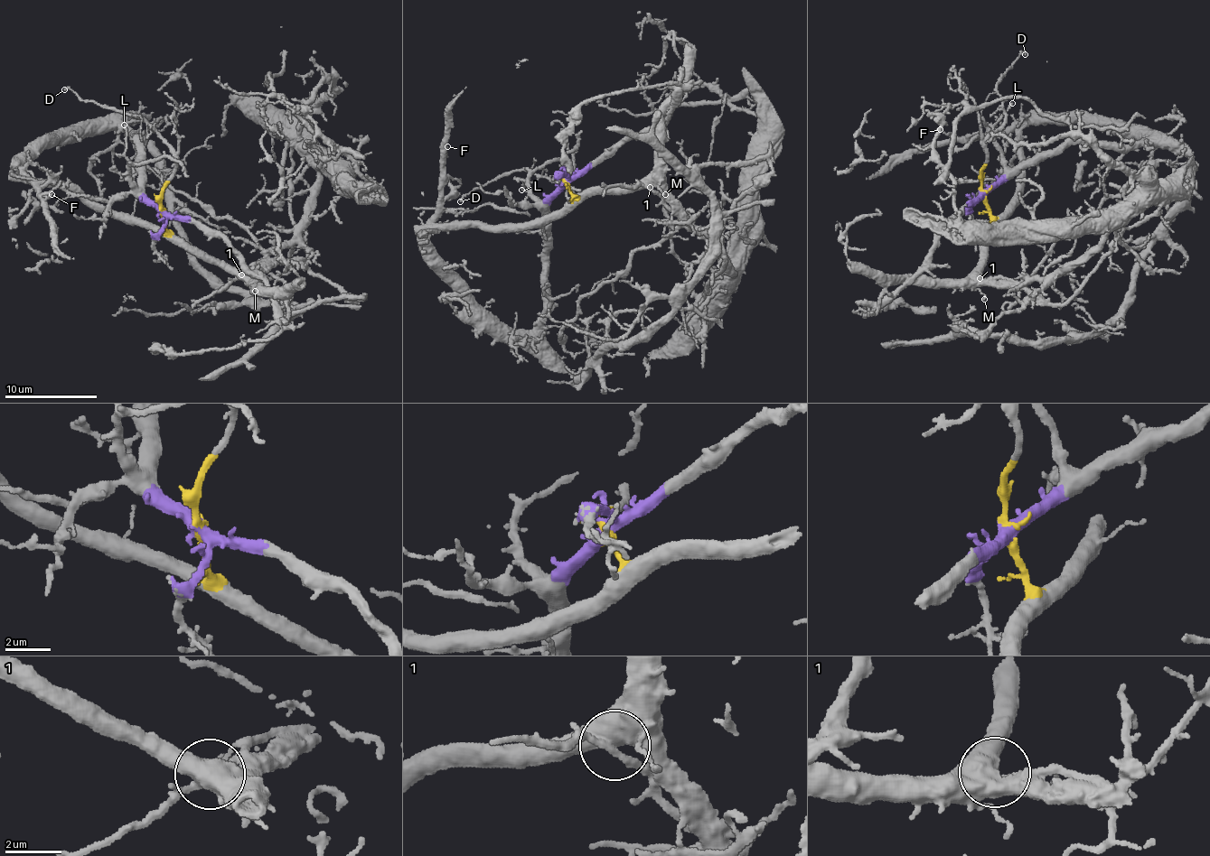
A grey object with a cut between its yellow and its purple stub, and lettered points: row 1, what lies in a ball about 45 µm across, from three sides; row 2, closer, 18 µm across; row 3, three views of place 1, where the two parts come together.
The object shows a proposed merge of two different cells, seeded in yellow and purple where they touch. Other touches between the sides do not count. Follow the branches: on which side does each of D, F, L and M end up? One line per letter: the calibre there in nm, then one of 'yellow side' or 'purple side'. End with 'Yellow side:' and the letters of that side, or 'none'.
D: calibre 140 nm; yellow side
F: calibre 120 nm; purple side
L: calibre 160 nm; purple side
M: calibre 180 nm; yellow side
Yellow side: D, M

